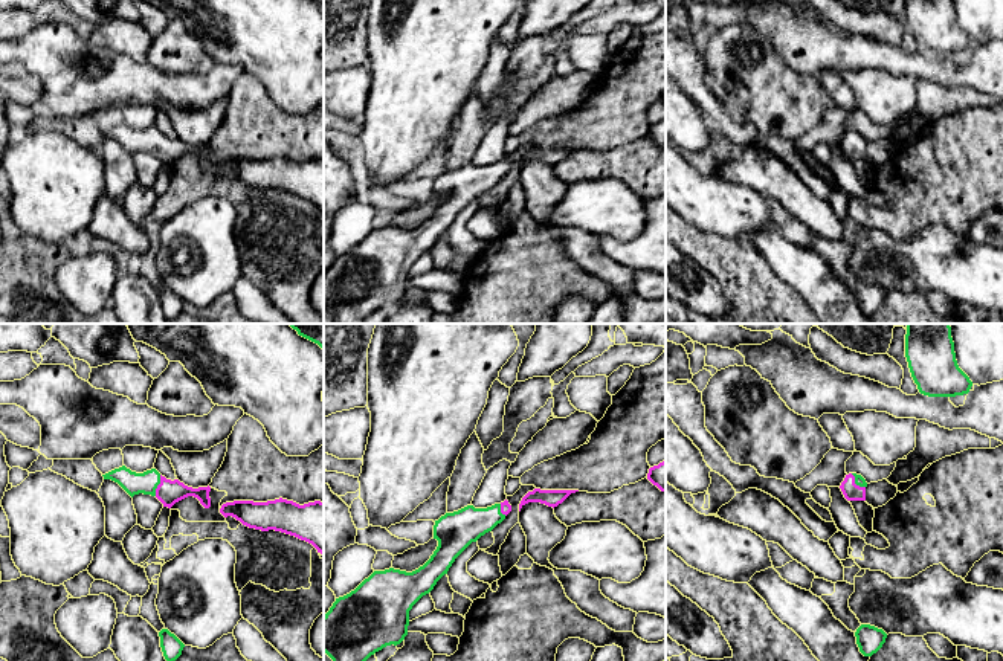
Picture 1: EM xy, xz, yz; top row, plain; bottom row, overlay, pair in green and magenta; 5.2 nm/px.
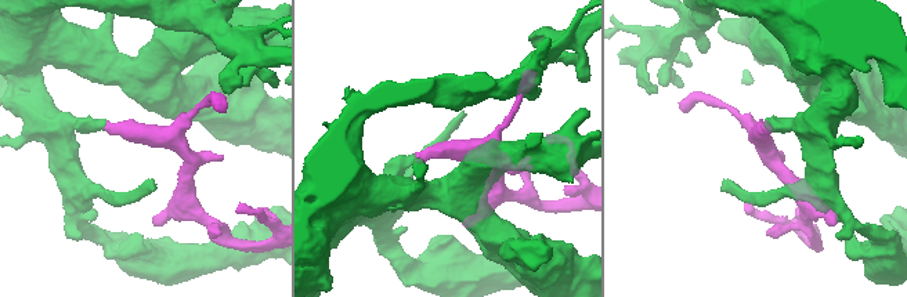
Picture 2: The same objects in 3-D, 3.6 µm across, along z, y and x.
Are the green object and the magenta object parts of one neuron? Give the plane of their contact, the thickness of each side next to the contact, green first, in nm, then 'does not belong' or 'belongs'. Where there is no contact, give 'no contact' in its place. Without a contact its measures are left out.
contact in xy; calibres 120 and 130 nm; belongs

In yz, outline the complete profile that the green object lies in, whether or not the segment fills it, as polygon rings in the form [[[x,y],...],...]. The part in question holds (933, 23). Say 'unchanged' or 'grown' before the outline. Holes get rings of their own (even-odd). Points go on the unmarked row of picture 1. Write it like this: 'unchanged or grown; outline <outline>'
unchanged; outline [[[905,0],[905,15],[924,53],[956,55],[968,52],[972,44],[957,23],[954,0]]]

